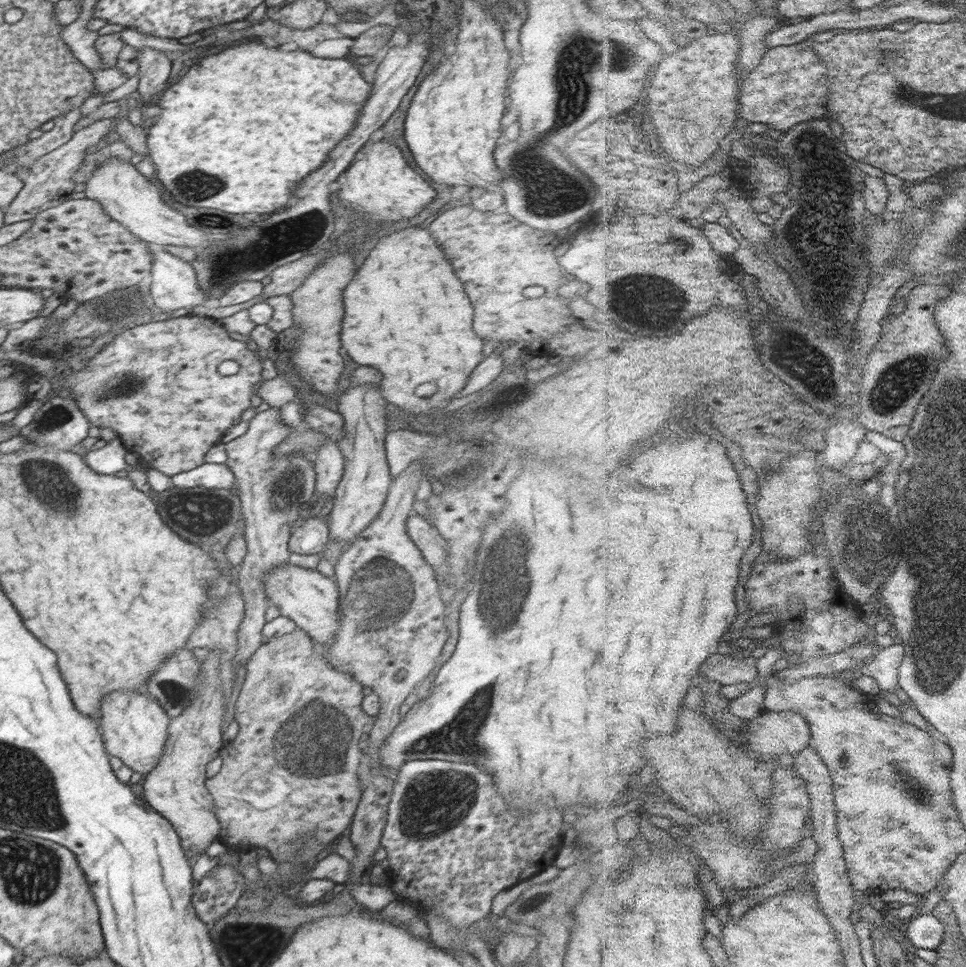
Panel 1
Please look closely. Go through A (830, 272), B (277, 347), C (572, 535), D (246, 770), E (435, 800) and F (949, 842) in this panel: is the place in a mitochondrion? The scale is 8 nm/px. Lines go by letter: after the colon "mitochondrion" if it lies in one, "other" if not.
A: mitochondrion
B: other
C: other
D: other
E: mitochondrion
F: other

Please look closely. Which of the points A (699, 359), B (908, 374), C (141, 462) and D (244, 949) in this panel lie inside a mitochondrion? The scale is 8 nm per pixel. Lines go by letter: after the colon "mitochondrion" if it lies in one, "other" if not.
A: other
B: mitochondrion
C: other
D: mitochondrion

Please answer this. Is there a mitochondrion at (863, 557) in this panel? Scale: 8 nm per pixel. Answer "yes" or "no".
yes

